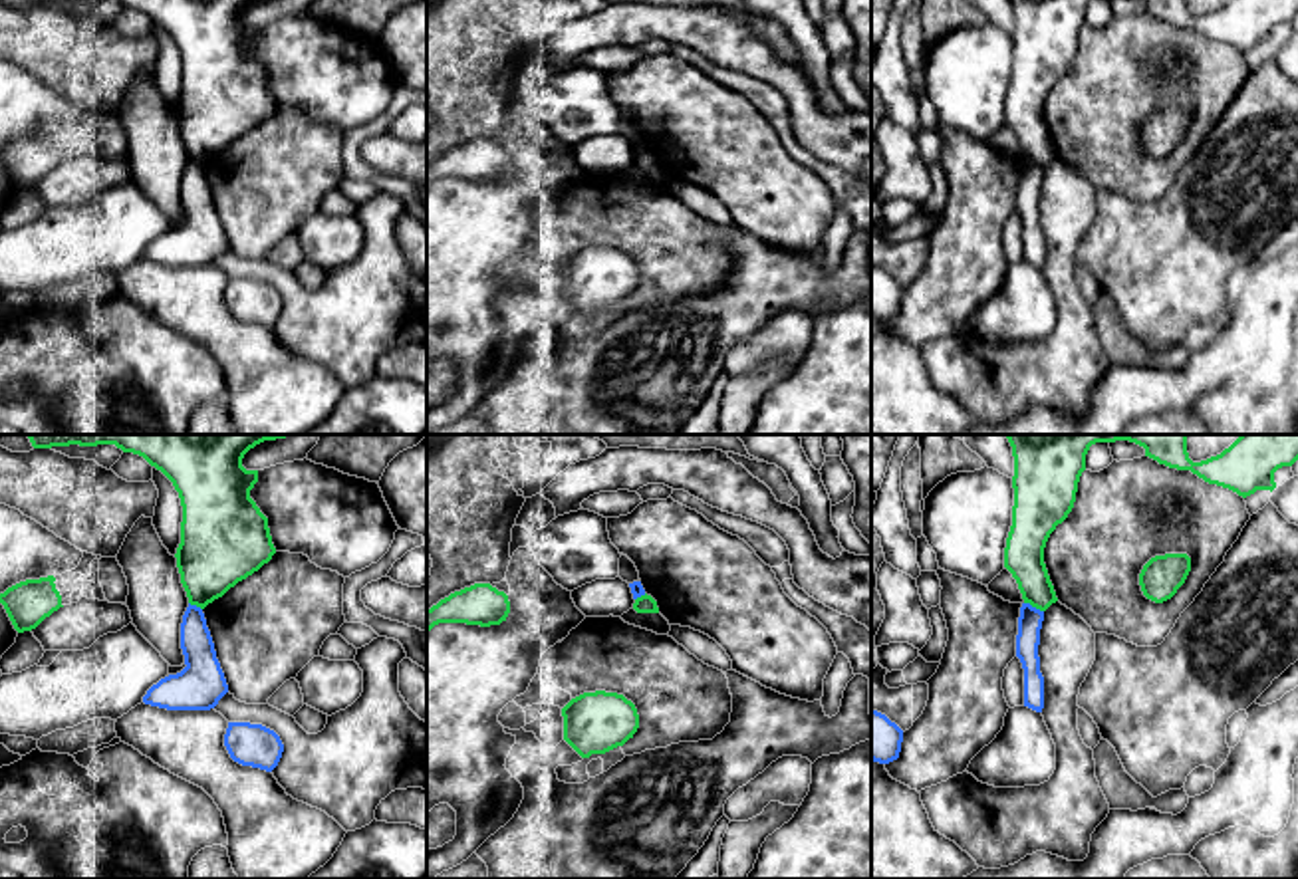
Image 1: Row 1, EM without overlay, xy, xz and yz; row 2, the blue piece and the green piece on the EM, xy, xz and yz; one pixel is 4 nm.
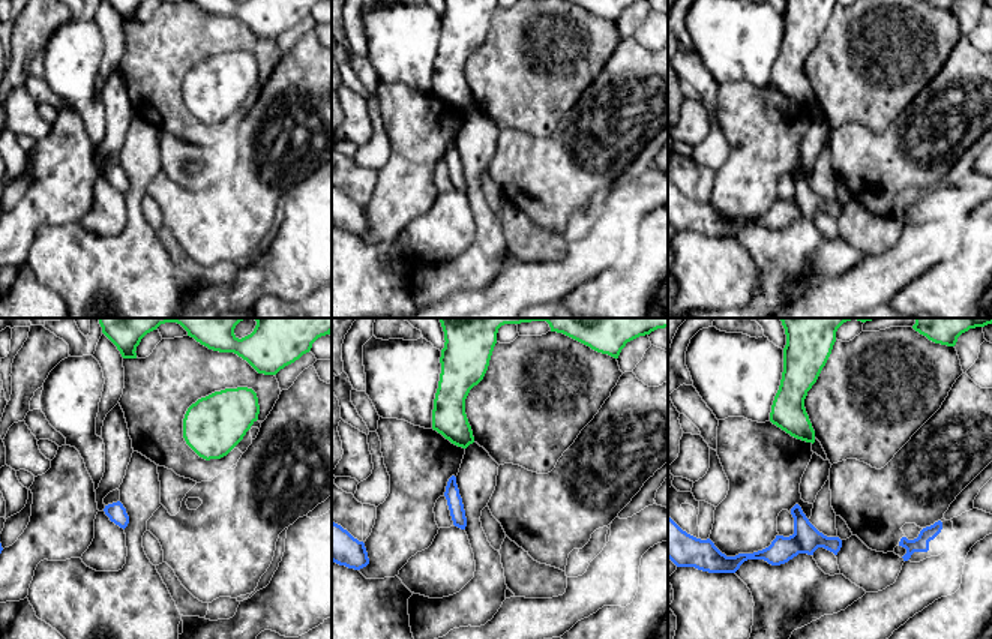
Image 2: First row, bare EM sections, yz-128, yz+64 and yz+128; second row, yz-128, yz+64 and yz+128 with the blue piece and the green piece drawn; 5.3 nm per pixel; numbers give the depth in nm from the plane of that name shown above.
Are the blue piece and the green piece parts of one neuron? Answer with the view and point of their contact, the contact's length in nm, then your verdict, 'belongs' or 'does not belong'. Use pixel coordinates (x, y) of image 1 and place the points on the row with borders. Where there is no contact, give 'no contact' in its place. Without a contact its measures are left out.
yz (1035, 608) | 90 nm | does not belong

